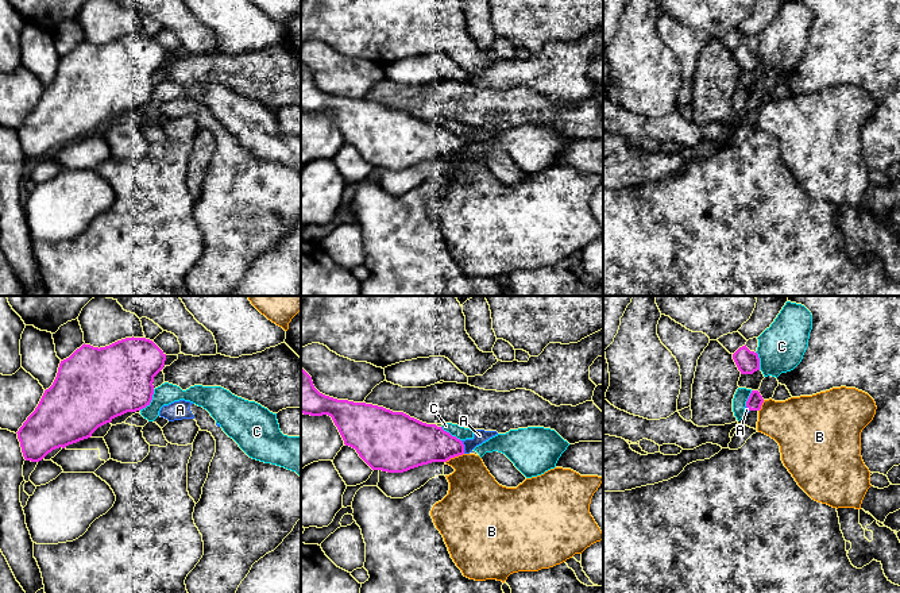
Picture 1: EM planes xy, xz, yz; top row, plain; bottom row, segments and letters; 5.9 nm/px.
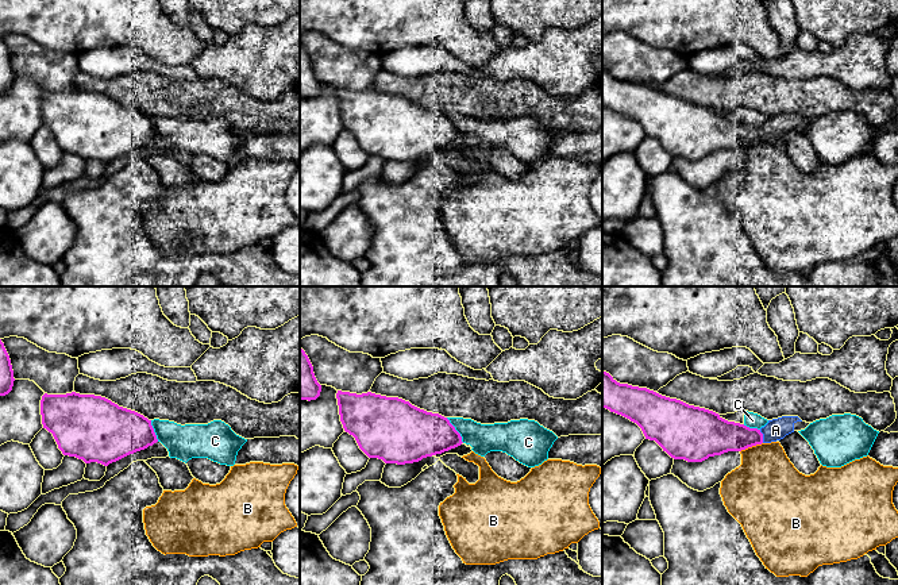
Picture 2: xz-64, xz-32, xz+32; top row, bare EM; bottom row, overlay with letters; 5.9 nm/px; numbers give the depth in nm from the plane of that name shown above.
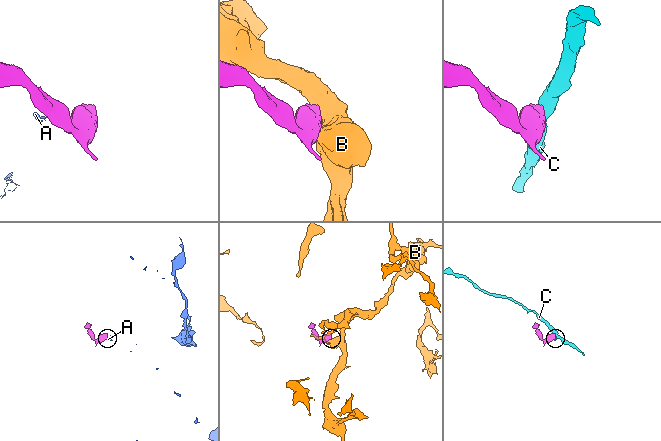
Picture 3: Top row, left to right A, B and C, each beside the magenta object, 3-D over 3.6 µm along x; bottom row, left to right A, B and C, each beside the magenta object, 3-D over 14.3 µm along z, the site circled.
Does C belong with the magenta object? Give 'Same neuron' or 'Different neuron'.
Different neuron

